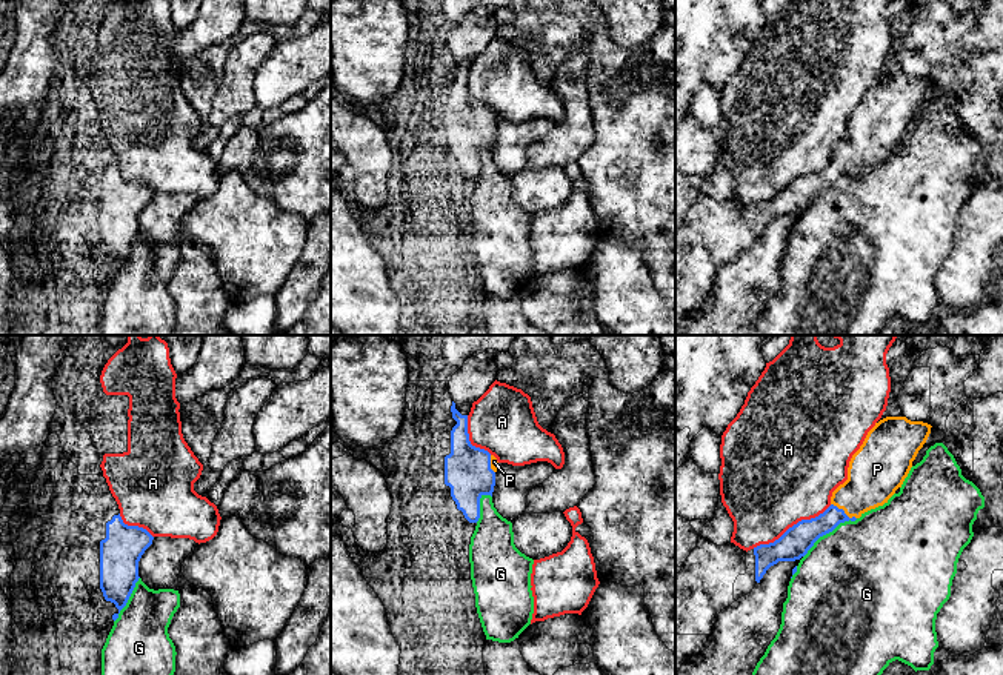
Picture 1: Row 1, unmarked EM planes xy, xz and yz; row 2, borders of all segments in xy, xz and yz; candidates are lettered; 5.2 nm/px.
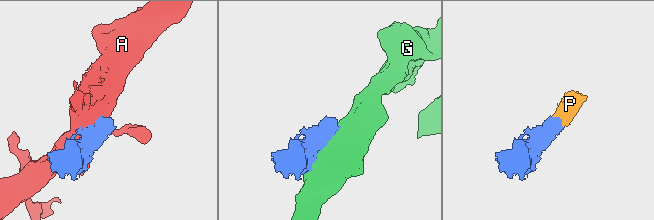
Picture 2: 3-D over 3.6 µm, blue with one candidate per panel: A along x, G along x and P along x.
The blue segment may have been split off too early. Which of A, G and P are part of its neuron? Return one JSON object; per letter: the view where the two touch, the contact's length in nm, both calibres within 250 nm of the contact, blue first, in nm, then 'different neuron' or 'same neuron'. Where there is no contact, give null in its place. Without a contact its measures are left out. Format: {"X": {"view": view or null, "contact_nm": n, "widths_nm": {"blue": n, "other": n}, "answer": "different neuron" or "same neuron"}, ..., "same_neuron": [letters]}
{"A": {"view": "yz", "contact_nm": 480, "widths_nm": {"blue": 160, "other": 480}, "answer": "different neuron"}, "G": {"view": "yz", "contact_nm": 360, "widths_nm": {"blue": 160, "other": 500}, "answer": "different neuron"}, "P": {"view": "yz", "contact_nm": 160, "widths_nm": {"blue": 140, "other": 280}, "answer": "same neuron"}, "same_neuron": ["P"]}

